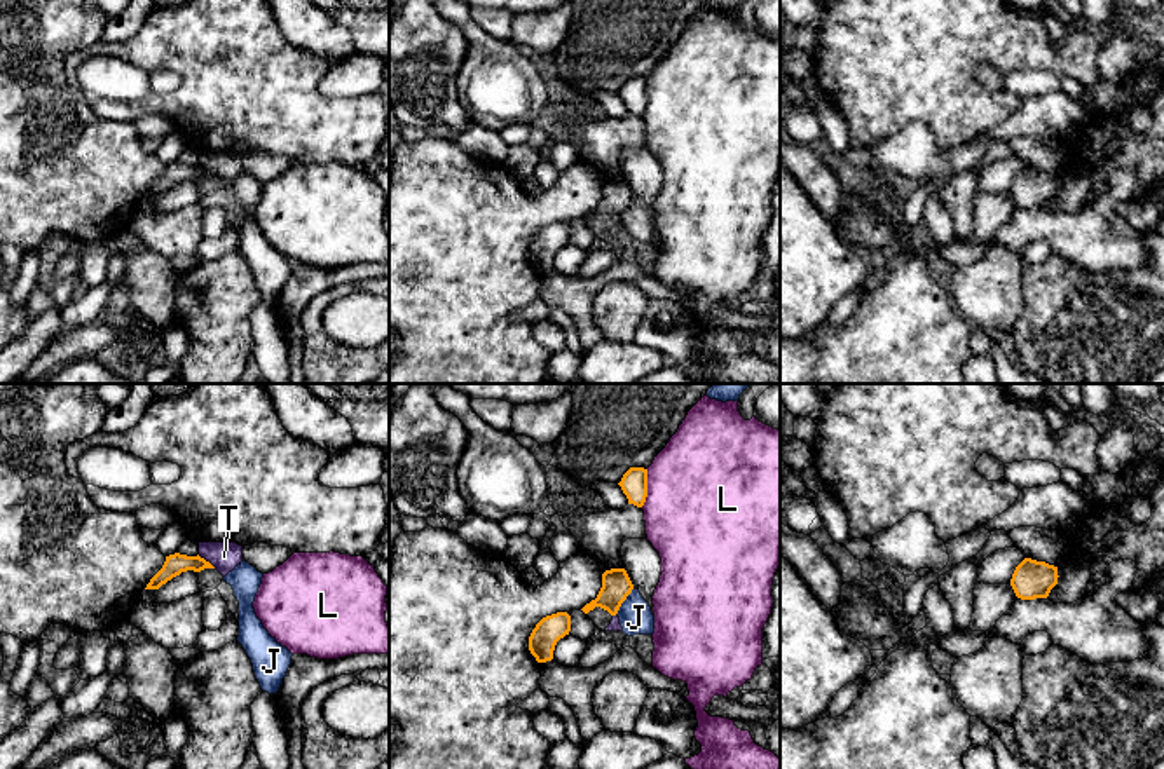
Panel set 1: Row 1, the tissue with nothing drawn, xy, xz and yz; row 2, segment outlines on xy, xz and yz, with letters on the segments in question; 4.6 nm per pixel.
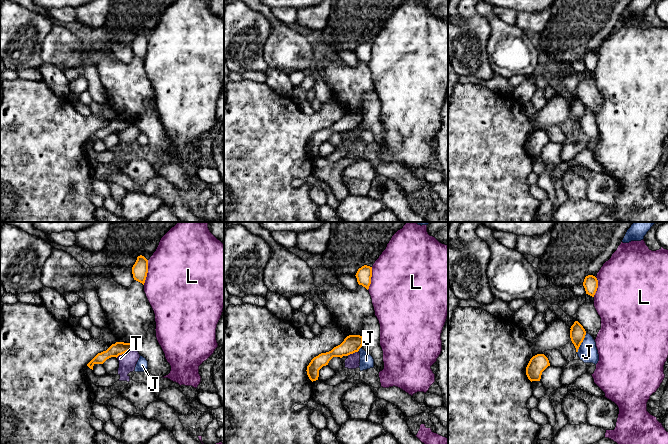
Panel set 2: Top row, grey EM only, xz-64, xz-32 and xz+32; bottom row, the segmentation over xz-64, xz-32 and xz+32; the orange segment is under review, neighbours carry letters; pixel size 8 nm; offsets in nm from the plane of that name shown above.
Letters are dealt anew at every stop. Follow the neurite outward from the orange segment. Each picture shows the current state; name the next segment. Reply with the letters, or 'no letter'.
no letter

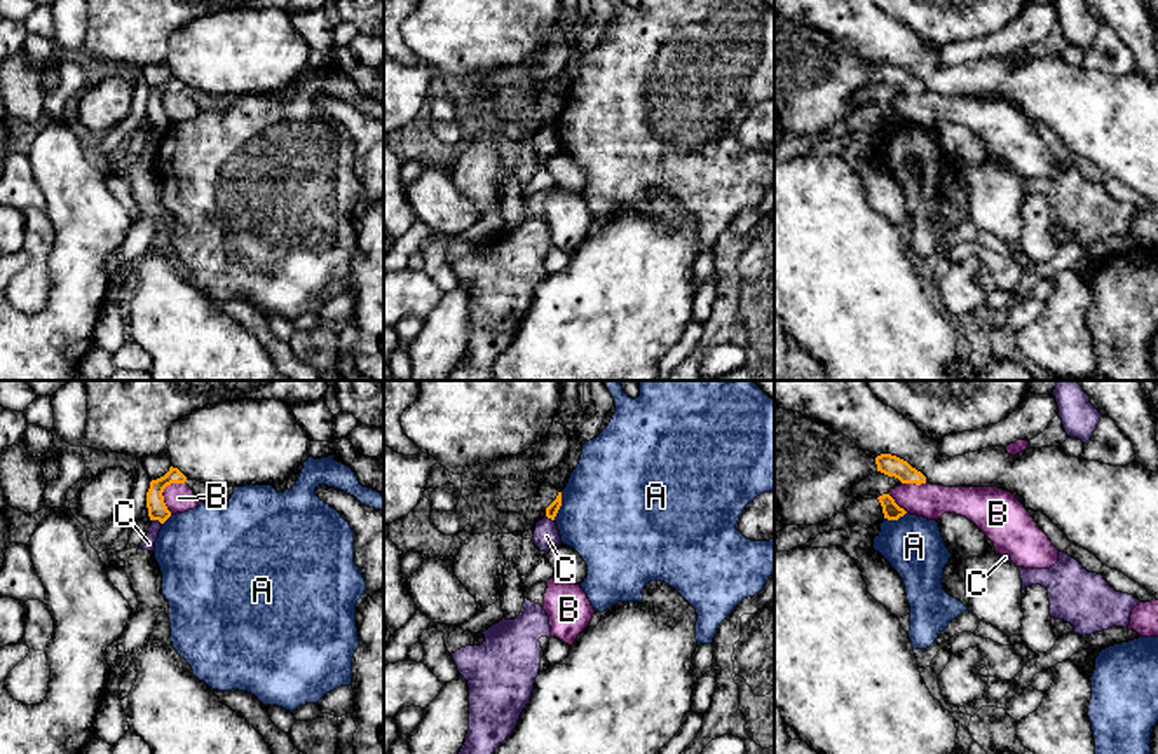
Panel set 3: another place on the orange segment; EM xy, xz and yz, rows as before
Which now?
no letter

